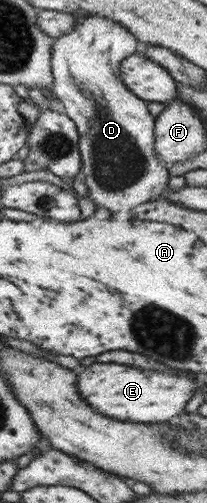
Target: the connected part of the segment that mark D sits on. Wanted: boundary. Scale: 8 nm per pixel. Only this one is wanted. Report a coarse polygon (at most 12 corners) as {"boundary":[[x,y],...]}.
{"boundary":[[102,16],[50,44],[88,198],[110,213],[170,176],[120,79],[136,38]]}

